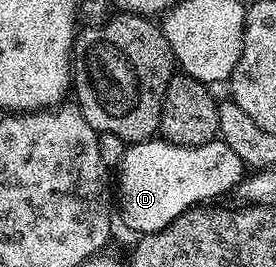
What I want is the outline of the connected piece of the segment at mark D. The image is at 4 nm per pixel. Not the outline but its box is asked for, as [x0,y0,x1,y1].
[117,137,245,237]

